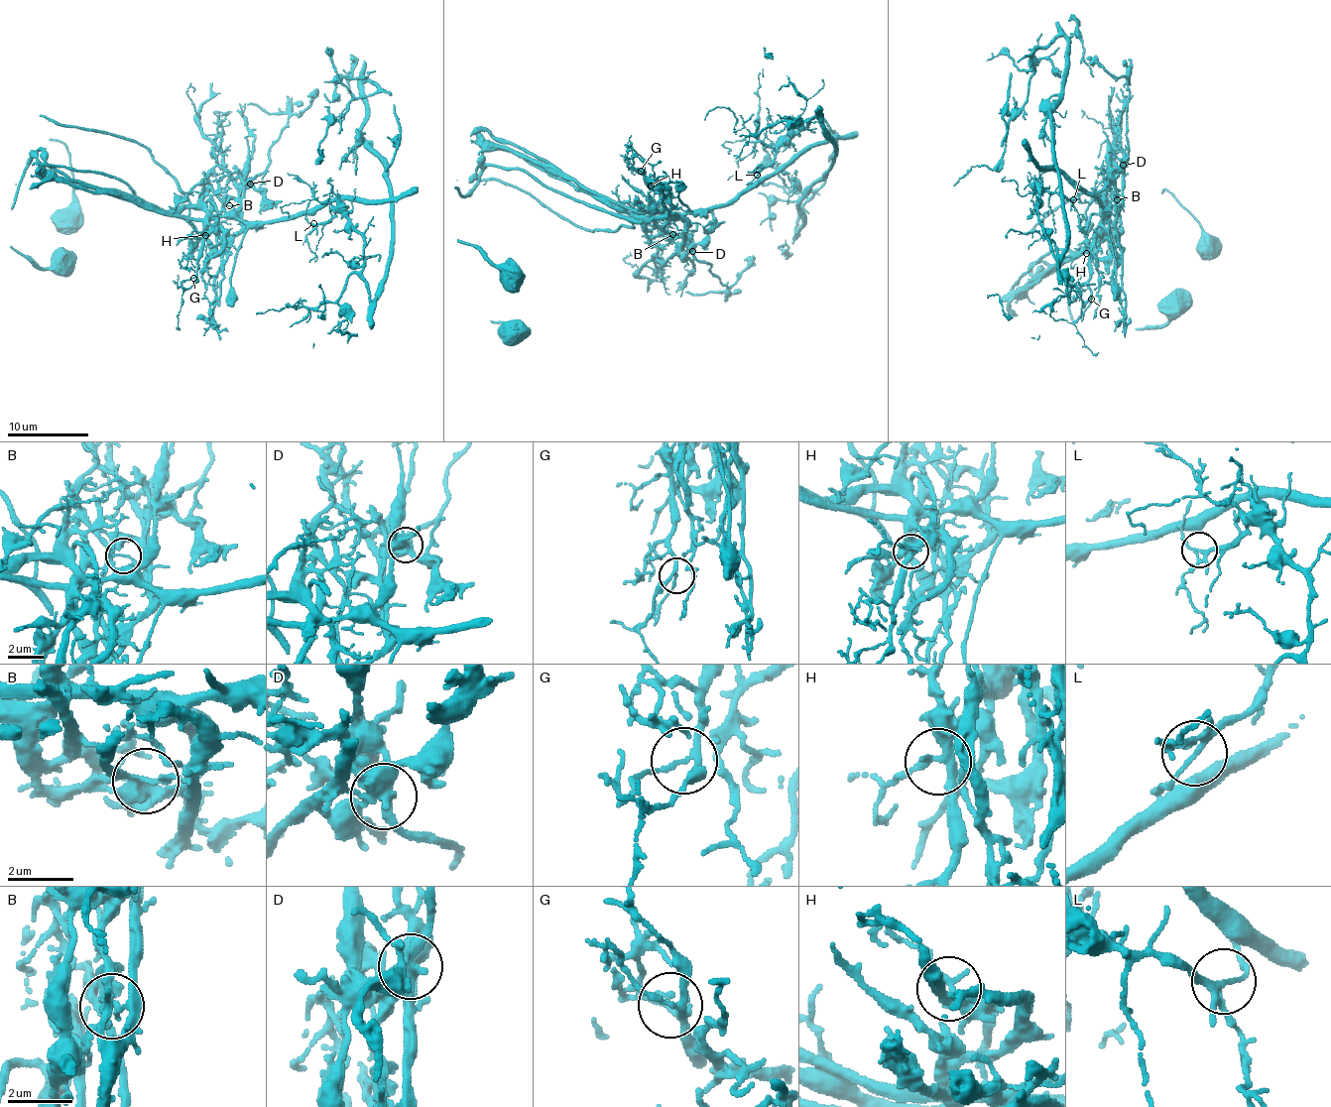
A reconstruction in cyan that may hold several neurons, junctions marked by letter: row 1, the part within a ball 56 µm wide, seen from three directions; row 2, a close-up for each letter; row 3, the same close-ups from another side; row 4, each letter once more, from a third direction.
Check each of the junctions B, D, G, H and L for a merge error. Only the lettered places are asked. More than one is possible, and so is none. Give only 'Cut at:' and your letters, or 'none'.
Cut at: B, D, L

